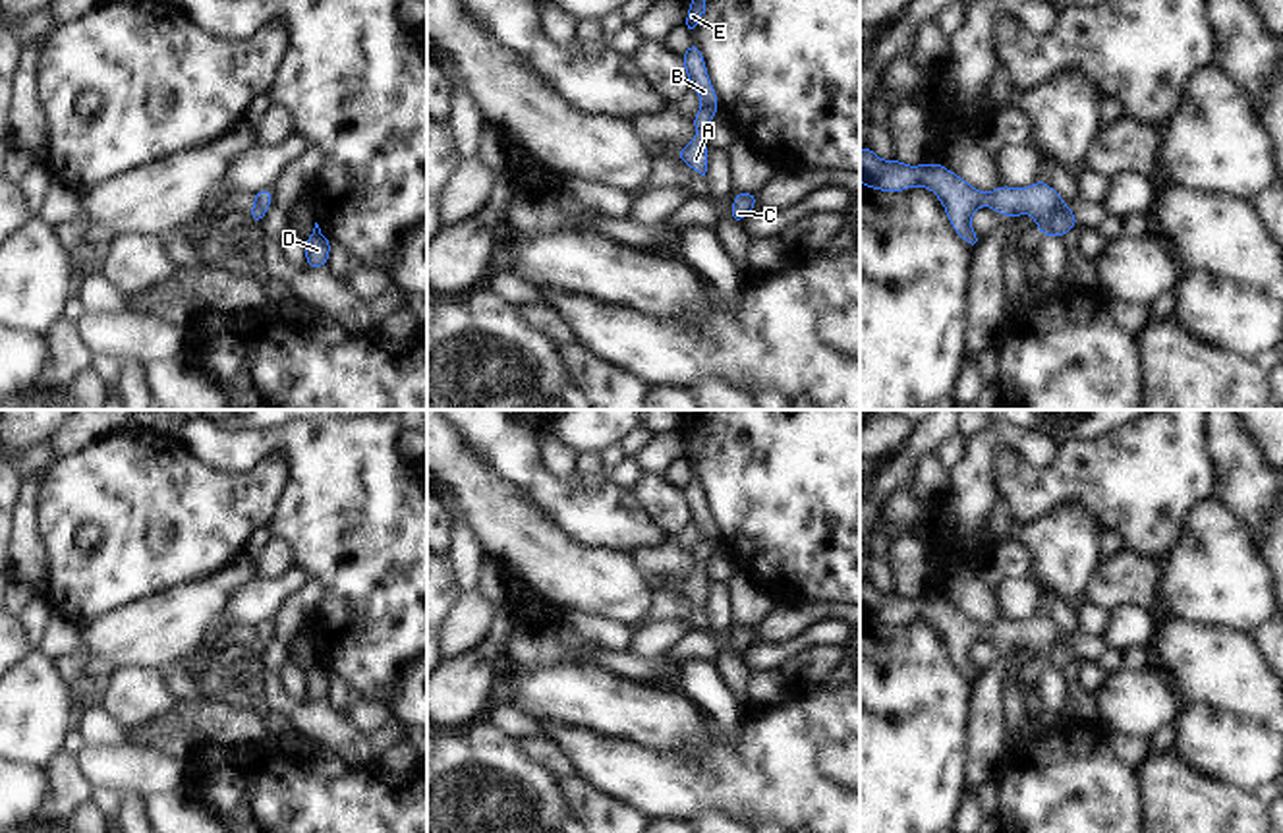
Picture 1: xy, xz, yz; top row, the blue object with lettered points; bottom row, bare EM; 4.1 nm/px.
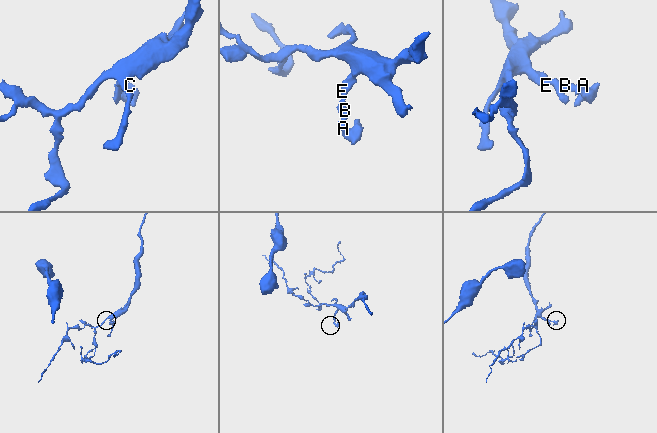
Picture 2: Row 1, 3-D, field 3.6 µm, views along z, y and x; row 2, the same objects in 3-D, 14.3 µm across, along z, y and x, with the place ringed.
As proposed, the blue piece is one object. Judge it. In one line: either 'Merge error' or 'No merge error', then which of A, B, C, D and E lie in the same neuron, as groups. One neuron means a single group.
No merge error. Groups: A B C D E.

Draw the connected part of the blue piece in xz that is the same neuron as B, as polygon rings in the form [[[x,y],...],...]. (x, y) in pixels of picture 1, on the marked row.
[[[696,41],[688,46],[688,50],[682,54],[682,66],[688,73],[688,81],[696,95],[701,101],[701,110],[692,116],[694,120],[694,141],[686,147],[676,149],[676,157],[692,170],[705,176],[707,172],[707,145],[705,145],[705,133],[709,124],[713,122],[715,114],[719,112],[719,97],[715,93],[715,87],[707,75],[707,66],[703,60],[703,54]]]

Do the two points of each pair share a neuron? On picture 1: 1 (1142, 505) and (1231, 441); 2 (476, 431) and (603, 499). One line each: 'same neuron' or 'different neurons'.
1: different neurons
2: same neuron

